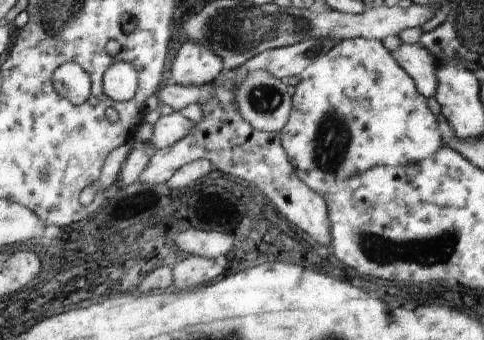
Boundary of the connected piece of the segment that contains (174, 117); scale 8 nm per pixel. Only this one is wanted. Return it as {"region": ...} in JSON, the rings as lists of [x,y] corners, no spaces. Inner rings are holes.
{"region":[[[180,111],[161,116],[153,126],[150,143],[158,150],[173,147],[178,141],[185,139],[196,125],[196,122],[186,118]]]}

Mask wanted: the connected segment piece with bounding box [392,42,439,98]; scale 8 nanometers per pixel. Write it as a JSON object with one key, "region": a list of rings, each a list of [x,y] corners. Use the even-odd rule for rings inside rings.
{"region":[[[420,43],[400,45],[392,50],[395,60],[412,77],[425,97],[436,96],[438,91],[438,69],[436,60]]]}

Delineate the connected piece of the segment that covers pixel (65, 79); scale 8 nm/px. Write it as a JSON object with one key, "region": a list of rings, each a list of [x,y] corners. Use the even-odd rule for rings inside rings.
{"region":[[[66,63],[55,72],[59,91],[75,105],[84,104],[93,95],[92,75],[78,63]]]}

